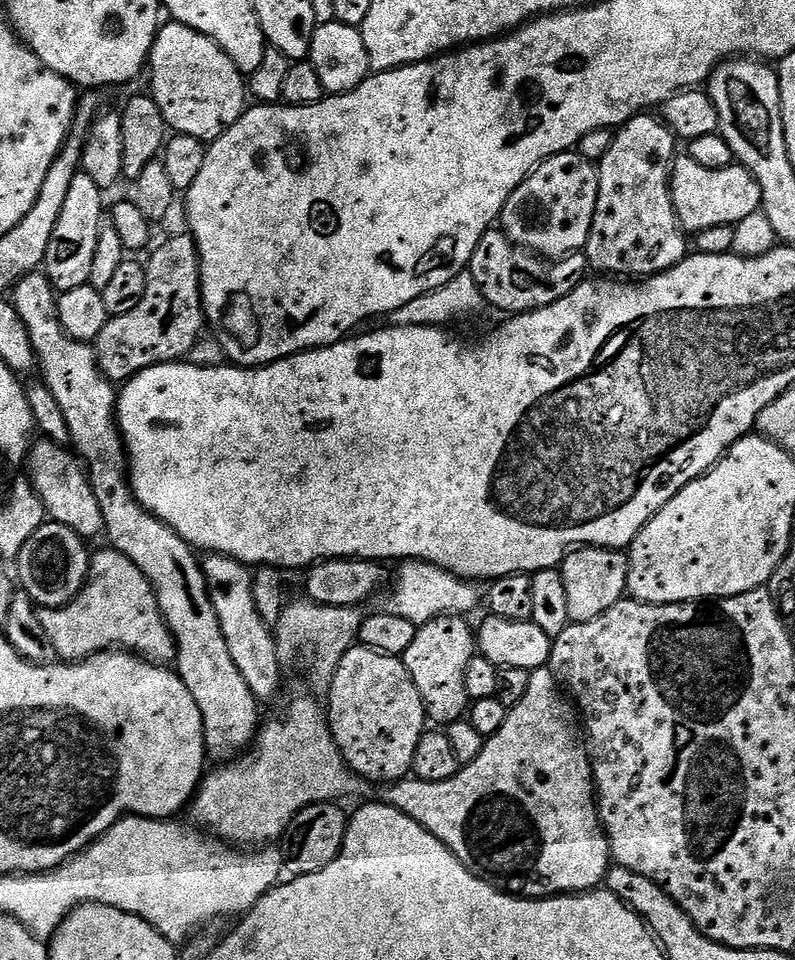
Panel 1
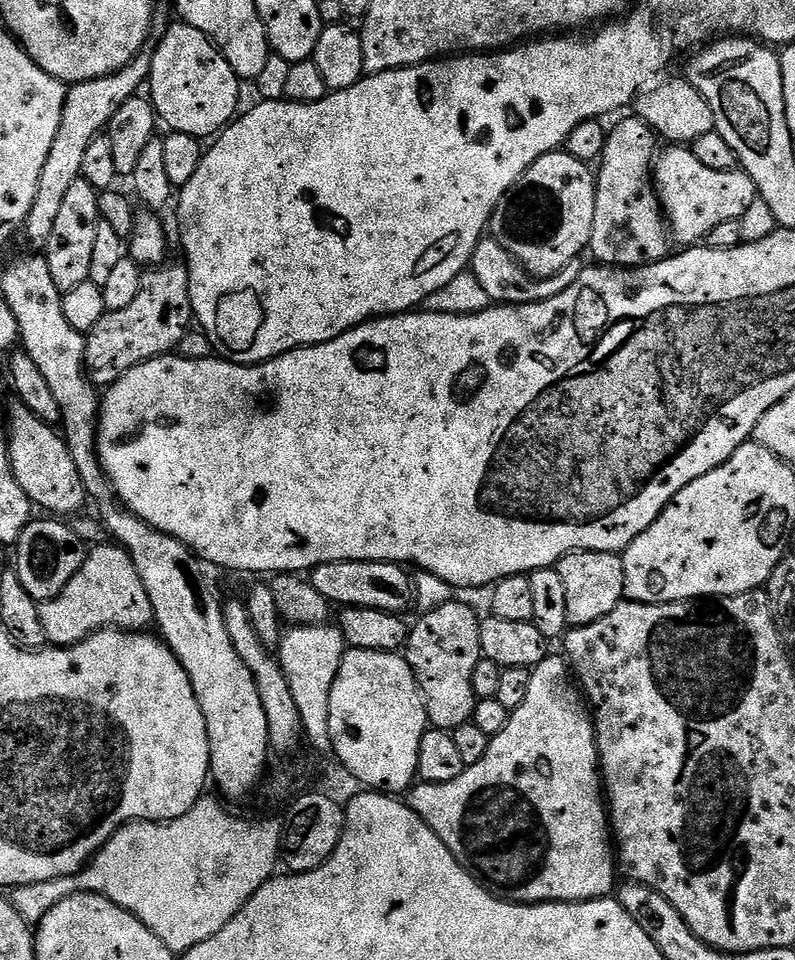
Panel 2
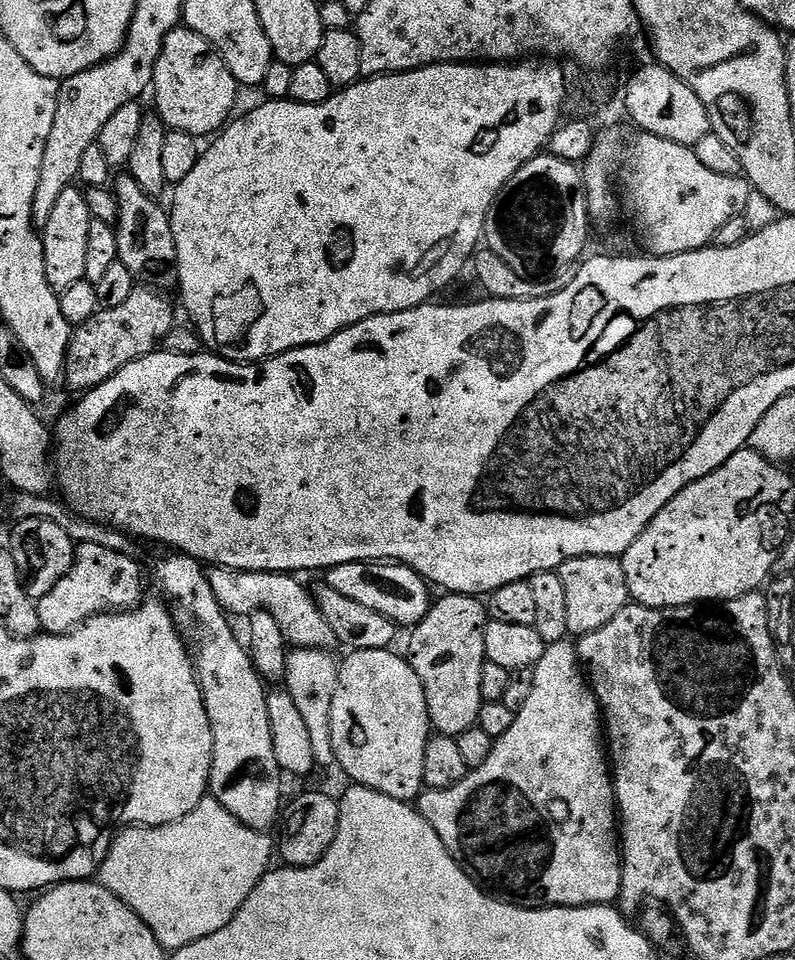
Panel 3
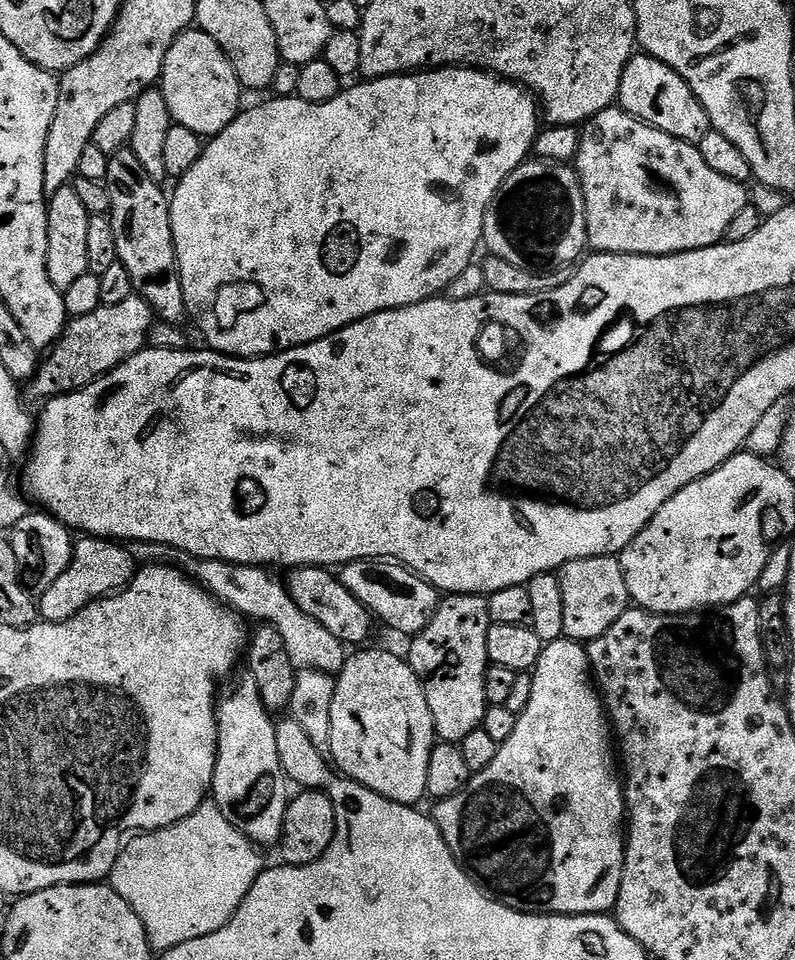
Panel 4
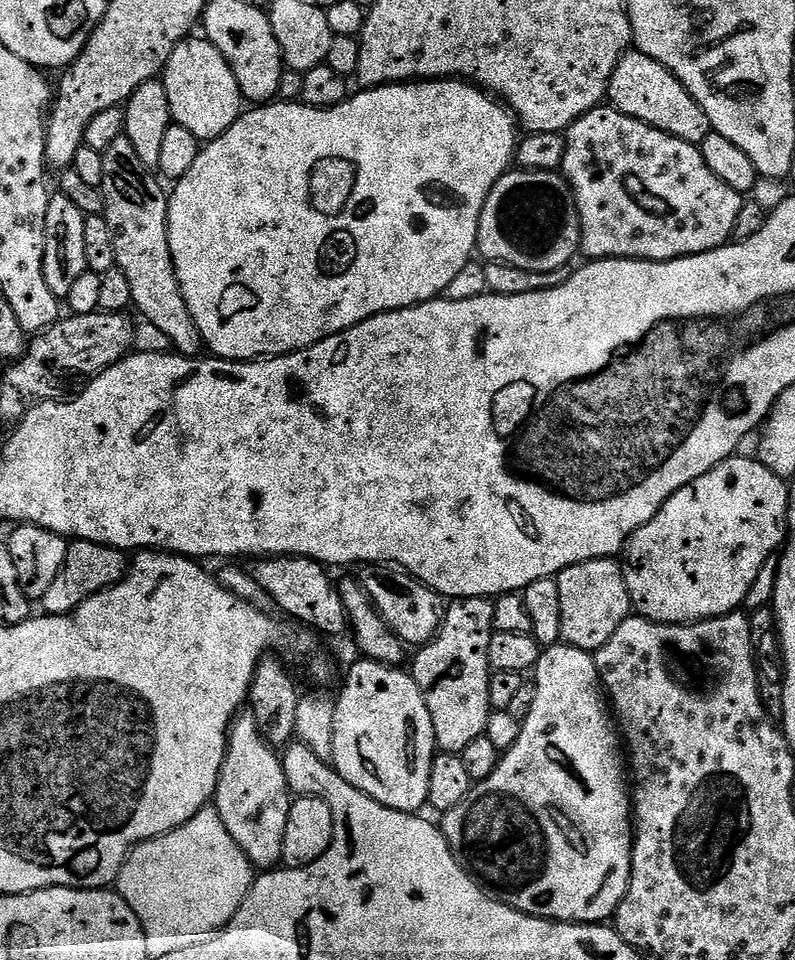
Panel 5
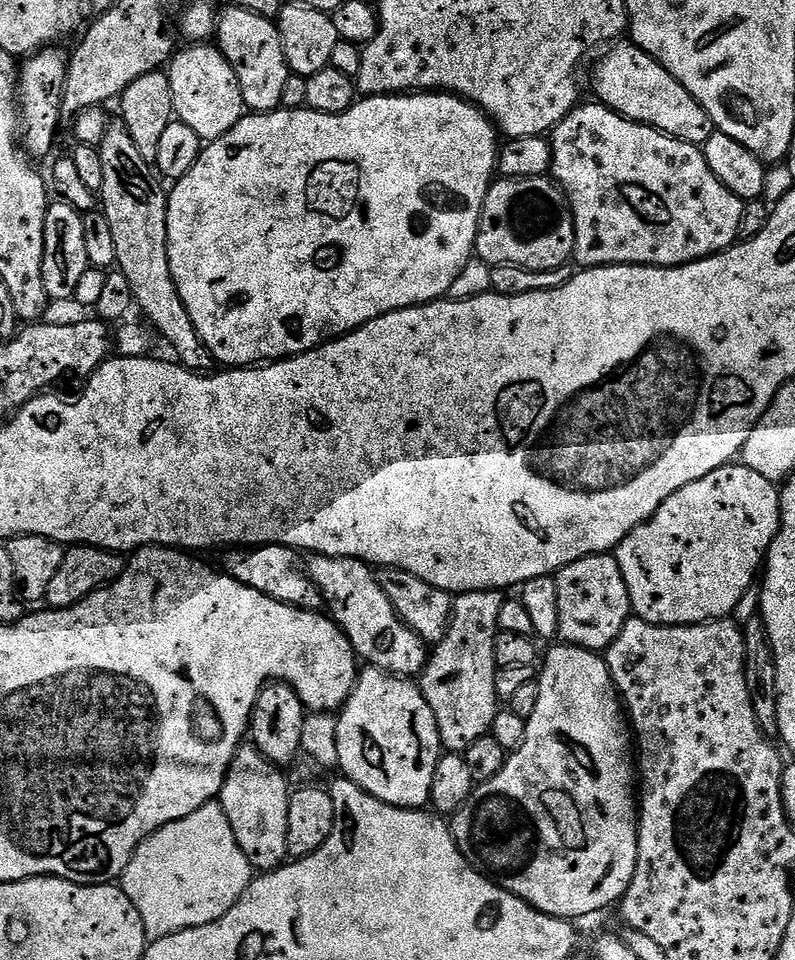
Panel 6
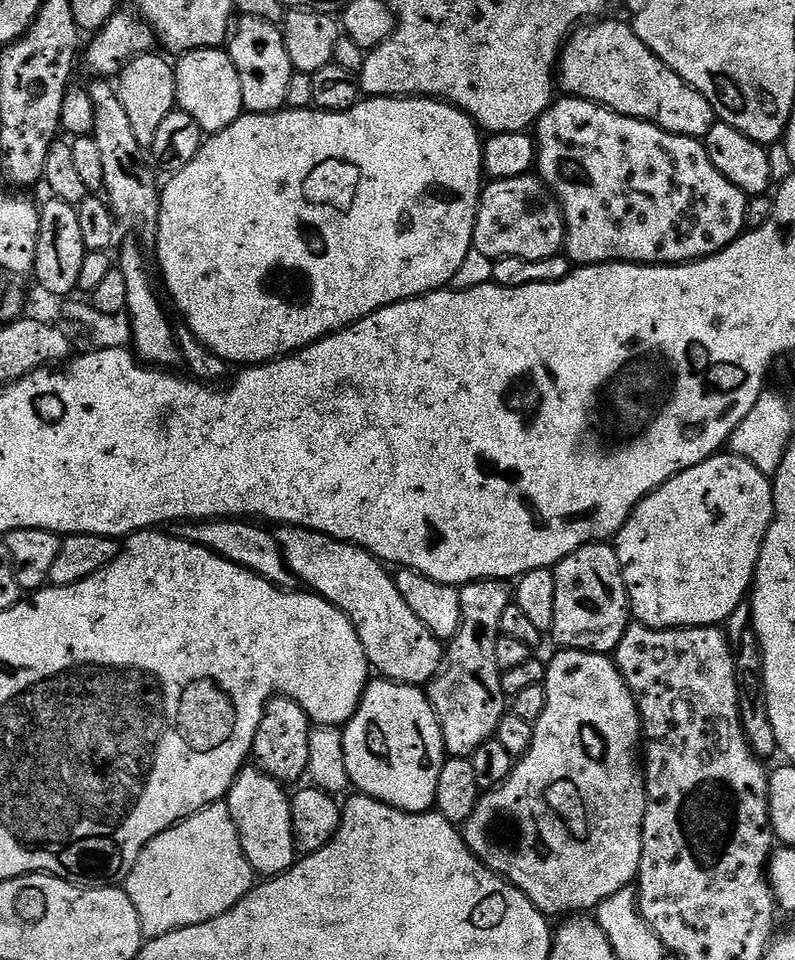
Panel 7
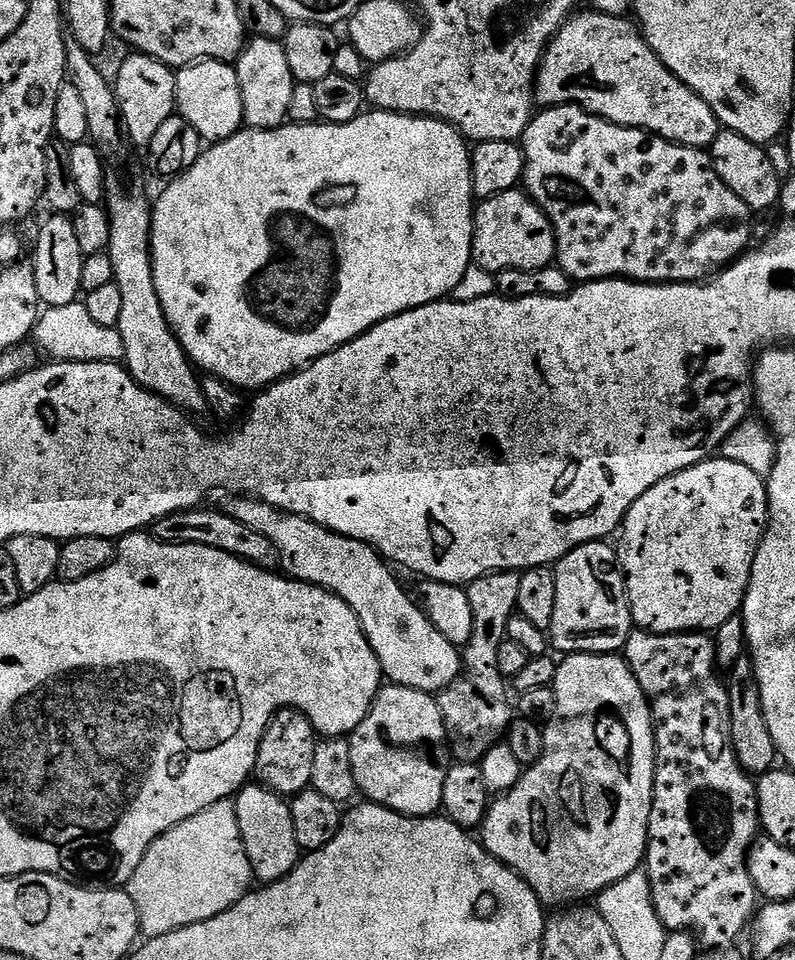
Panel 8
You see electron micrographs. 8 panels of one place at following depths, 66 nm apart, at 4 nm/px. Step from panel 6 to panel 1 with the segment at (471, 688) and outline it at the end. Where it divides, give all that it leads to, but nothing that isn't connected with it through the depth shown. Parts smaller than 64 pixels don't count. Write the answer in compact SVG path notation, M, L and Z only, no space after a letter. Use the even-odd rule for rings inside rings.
M439 616L438 618L434 618L430 622L426 622L425 624L419 625L416 629L416 633L414 634L414 642L410 642L410 650L406 650L402 657L404 665L406 666L406 670L410 674L410 678L414 678L414 686L418 686L418 694L422 698L422 702L424 703L424 714L425 717L429 721L432 720L433 725L436 726L447 726L455 722L455 720L463 720L465 719L466 713L470 708L470 701L468 695L466 694L466 666L470 666L470 662L472 661L472 657L477 655L478 649L476 646L476 634L473 628L473 625L468 625L469 621L465 619L463 616Z

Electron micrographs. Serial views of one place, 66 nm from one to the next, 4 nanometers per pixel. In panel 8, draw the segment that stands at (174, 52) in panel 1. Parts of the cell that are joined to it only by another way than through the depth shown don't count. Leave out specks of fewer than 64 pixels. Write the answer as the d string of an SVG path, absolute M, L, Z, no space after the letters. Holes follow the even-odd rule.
M199 60L176 72L176 107L194 130L198 130L201 141L215 142L230 138L244 124L242 90L238 74L231 63L222 60Z

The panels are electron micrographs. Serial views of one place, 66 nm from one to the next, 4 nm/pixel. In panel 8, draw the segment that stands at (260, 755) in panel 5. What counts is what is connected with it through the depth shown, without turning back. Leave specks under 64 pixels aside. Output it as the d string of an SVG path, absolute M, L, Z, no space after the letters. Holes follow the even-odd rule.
M249 782L236 793L236 821L246 850L246 858L252 867L252 875L261 885L280 880L302 859L298 838L294 838L294 820L289 801L277 792L271 792L259 782Z

